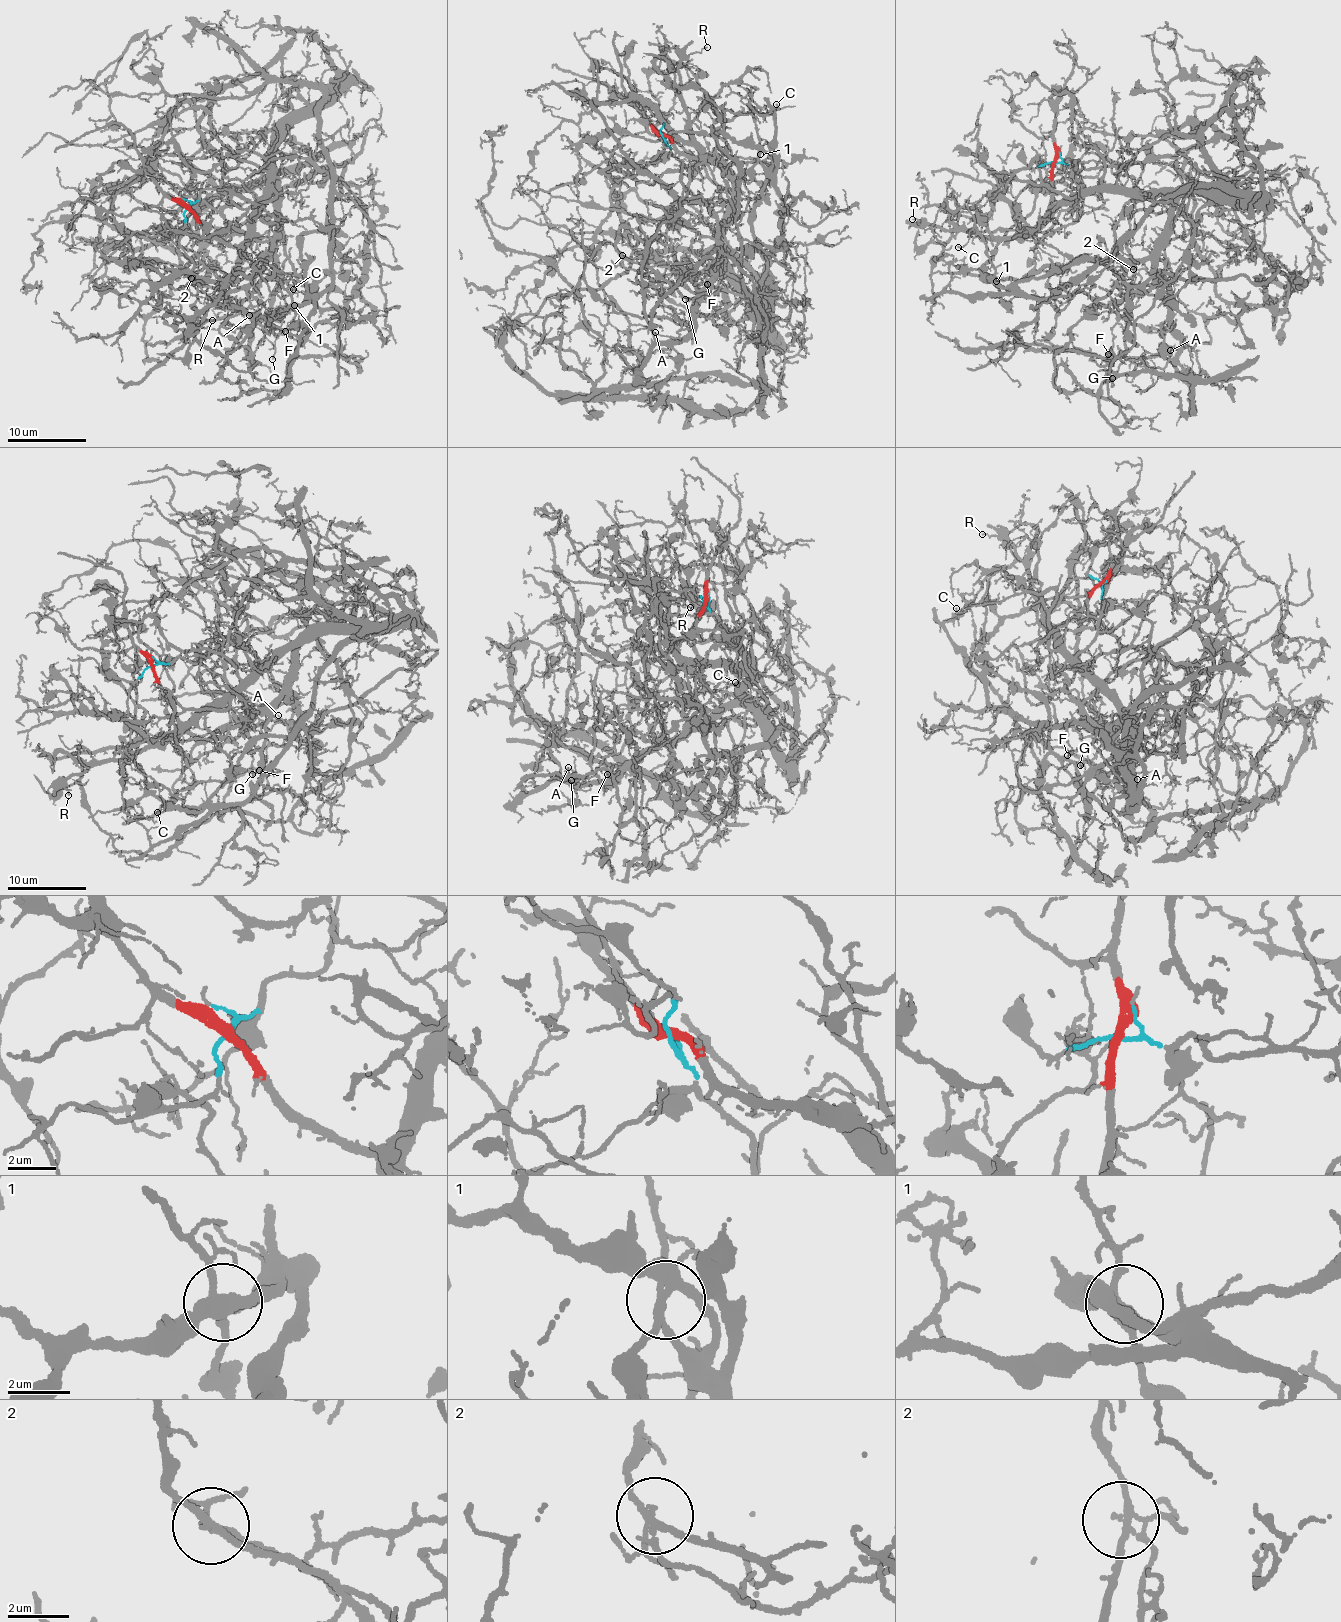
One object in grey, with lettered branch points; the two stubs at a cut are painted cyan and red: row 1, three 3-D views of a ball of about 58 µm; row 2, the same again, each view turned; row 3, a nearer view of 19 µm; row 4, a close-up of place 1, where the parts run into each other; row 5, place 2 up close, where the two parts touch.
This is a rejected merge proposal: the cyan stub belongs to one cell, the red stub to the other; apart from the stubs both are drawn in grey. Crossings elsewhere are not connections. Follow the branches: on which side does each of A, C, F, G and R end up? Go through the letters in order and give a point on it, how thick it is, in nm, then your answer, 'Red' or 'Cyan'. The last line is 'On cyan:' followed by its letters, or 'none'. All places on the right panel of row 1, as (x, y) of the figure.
A: Place: (1170, 350). Thickness 100 nm. Red
C: Place: (958, 247). Thickness 100 nm. Red
F: Place: (1108, 354). Thickness 100 nm. Red
G: Place: (1112, 378). Thickness 110 nm. Cyan
R: Place: (912, 219). Thickness 100 nm. Red
On cyan: G

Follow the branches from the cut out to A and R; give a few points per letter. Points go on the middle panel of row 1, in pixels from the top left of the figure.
A: (662, 134), (682, 152), (705, 155), (722, 207), (715, 273), (690, 331), (678, 342), (656, 332)
R: (662, 134), (682, 152), (703, 154), (689, 128), (689, 112), (679, 84), (679, 64), (706, 46)

